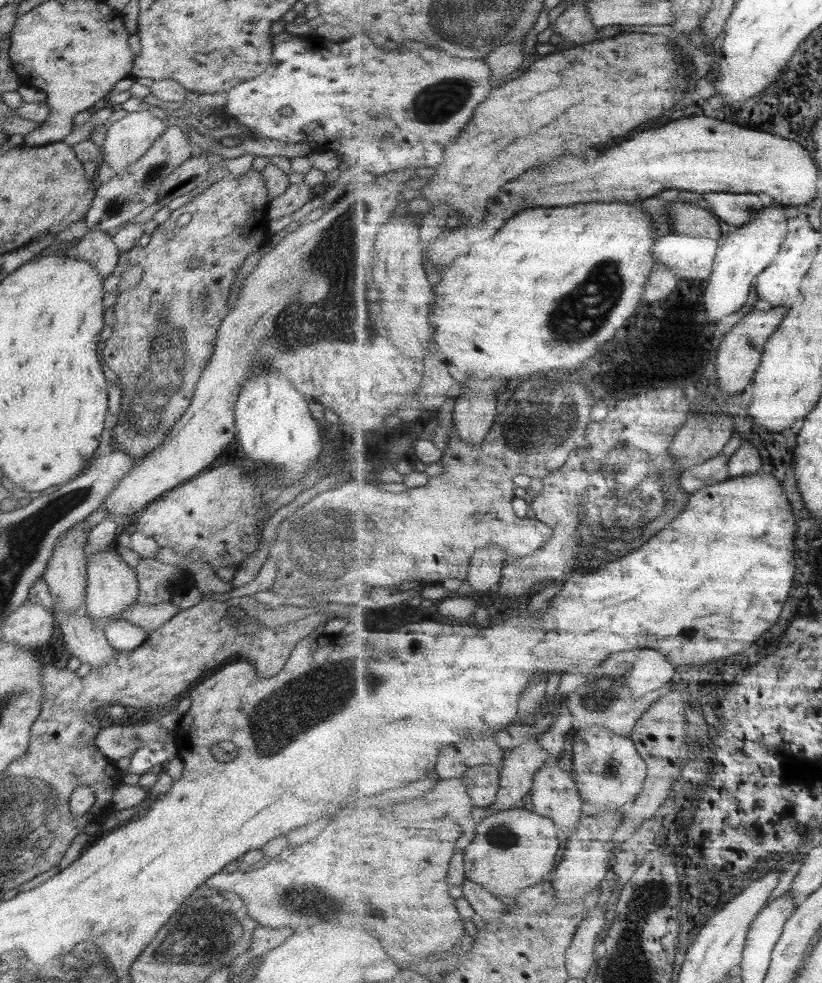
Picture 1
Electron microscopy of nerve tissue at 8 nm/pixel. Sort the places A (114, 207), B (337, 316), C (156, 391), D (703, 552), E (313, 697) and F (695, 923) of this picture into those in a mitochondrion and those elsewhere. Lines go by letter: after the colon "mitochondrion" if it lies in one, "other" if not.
A: mitochondrion
B: mitochondrion
C: mitochondrion
D: other
E: mitochondrion
F: other

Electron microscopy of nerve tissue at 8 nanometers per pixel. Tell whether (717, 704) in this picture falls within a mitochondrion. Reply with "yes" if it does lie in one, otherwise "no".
no

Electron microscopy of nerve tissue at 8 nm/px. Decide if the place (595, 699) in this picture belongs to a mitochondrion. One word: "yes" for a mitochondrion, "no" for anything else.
yes

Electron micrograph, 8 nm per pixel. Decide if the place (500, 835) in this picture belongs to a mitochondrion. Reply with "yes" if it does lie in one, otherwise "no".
yes

